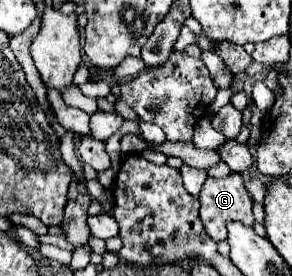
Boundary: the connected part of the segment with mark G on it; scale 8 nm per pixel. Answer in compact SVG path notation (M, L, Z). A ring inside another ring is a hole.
M233 173L227 179L209 177L199 193L199 201L201 221L213 241L227 239L227 223L231 221L241 221L247 227L255 225L251 211L253 199L239 173Z

